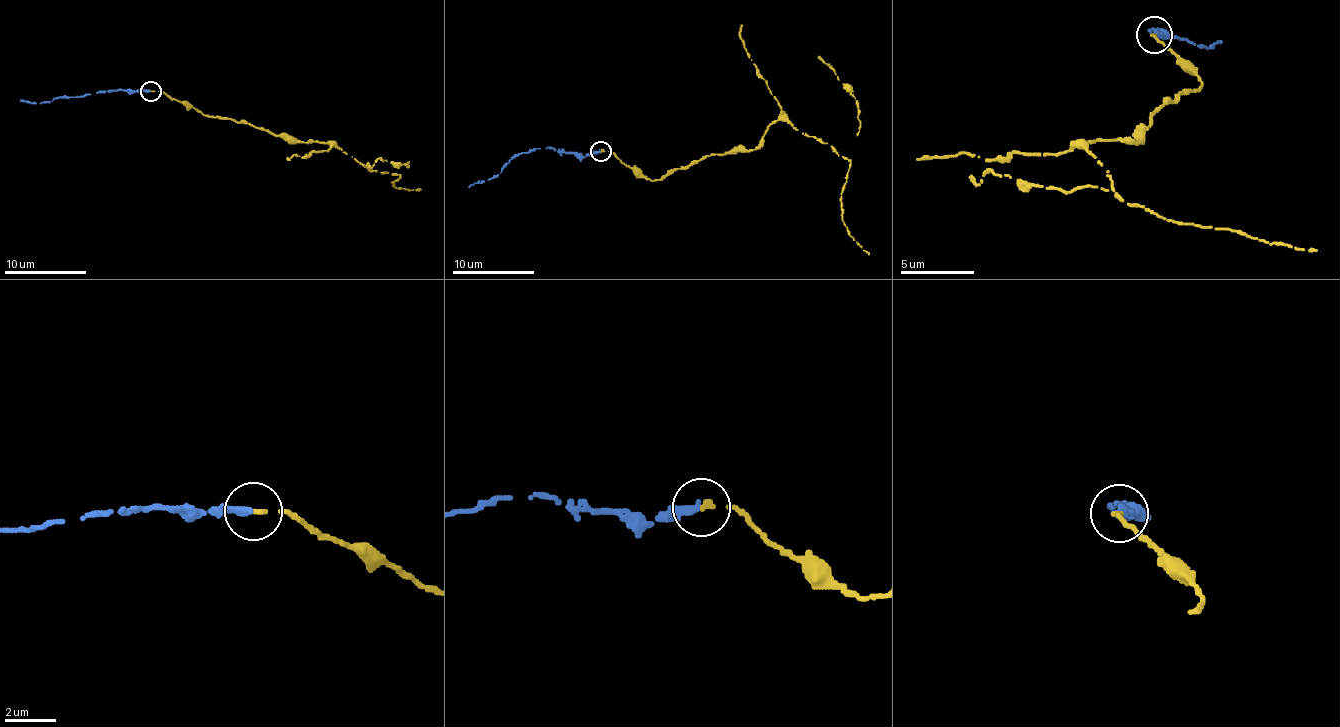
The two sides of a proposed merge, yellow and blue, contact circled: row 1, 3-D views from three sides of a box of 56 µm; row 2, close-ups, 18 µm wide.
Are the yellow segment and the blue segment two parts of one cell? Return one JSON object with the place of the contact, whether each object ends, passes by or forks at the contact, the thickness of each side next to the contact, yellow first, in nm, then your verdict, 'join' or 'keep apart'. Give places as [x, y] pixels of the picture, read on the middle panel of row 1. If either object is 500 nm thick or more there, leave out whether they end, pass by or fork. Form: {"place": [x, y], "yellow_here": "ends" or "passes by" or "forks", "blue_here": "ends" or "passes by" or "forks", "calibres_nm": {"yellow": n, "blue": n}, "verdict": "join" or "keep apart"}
{"place": [600, 151], "yellow_here": "ends", "blue_here": "ends", "calibres_nm": {"yellow": 180, "blue": 320}, "verdict": "keep apart"}

